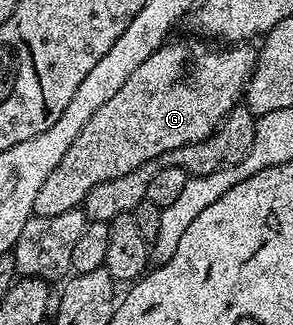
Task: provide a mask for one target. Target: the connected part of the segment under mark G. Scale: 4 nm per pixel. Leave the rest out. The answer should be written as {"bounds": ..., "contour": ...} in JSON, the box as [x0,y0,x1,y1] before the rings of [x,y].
{"bounds":[34,39,256,215],"contour":[[[172,39],[163,43],[157,51],[149,54],[149,58],[145,58],[145,62],[141,62],[141,66],[137,66],[137,70],[133,70],[133,74],[129,74],[125,86],[121,86],[121,90],[117,90],[117,94],[113,94],[113,98],[109,98],[109,102],[105,102],[105,106],[101,106],[101,110],[97,110],[97,114],[93,114],[89,122],[85,122],[85,130],[77,134],[77,142],[69,146],[57,170],[53,170],[49,178],[45,178],[41,190],[37,190],[34,215],[65,214],[79,208],[89,190],[93,190],[95,186],[101,186],[103,182],[109,182],[113,178],[121,178],[137,170],[145,162],[159,160],[166,152],[174,154],[202,145],[227,119],[227,115],[240,107],[247,84],[255,72],[256,49],[251,49],[252,45],[247,42],[239,42],[234,46],[216,46],[206,39],[198,39]]]}

